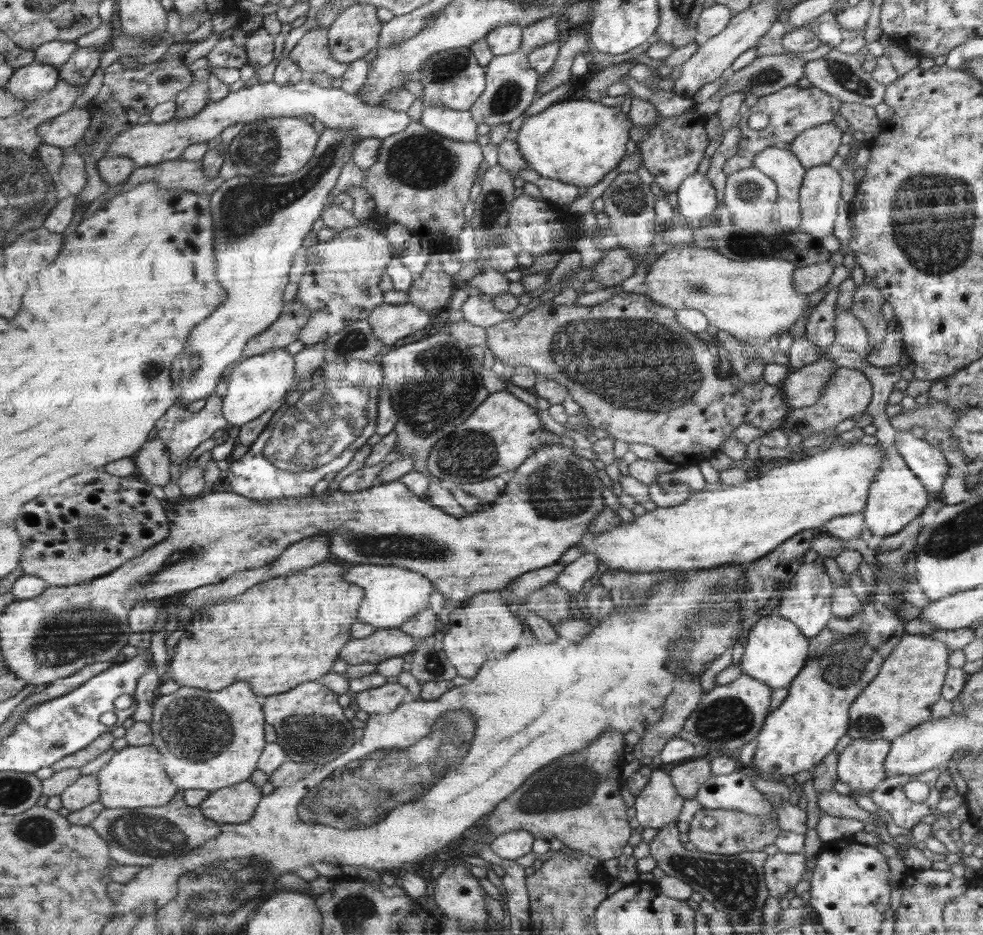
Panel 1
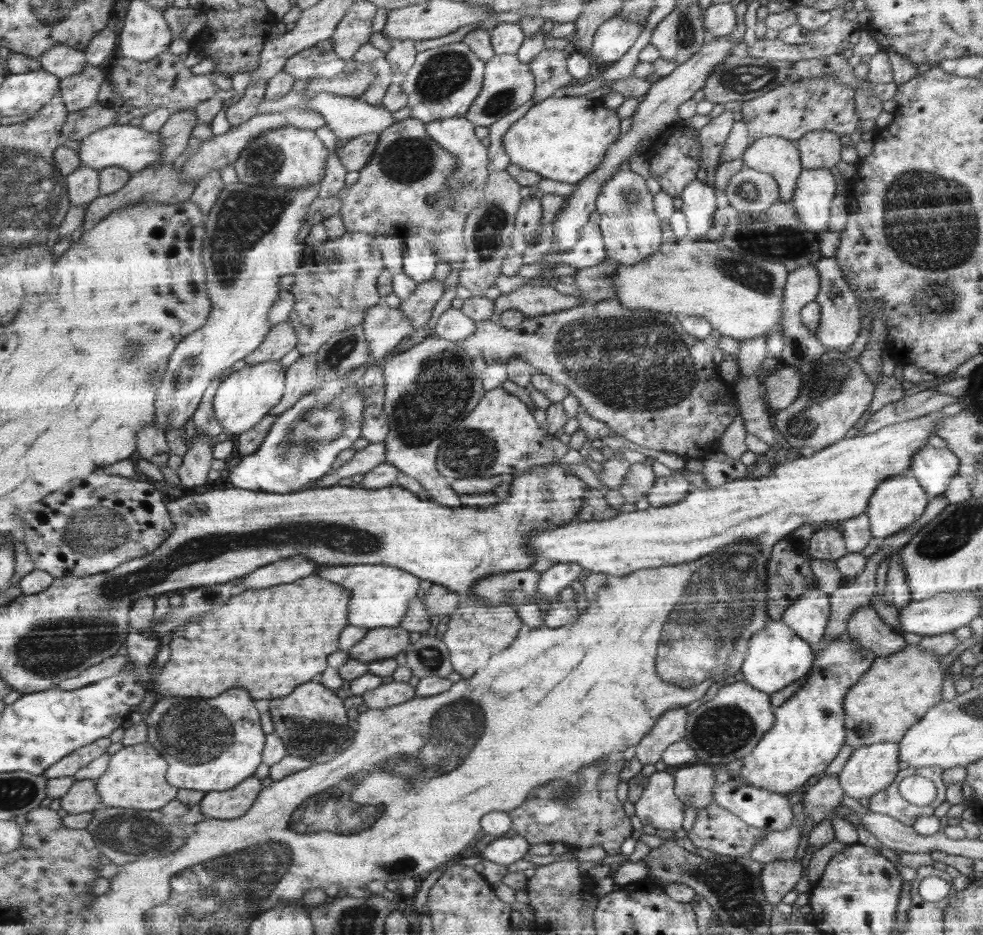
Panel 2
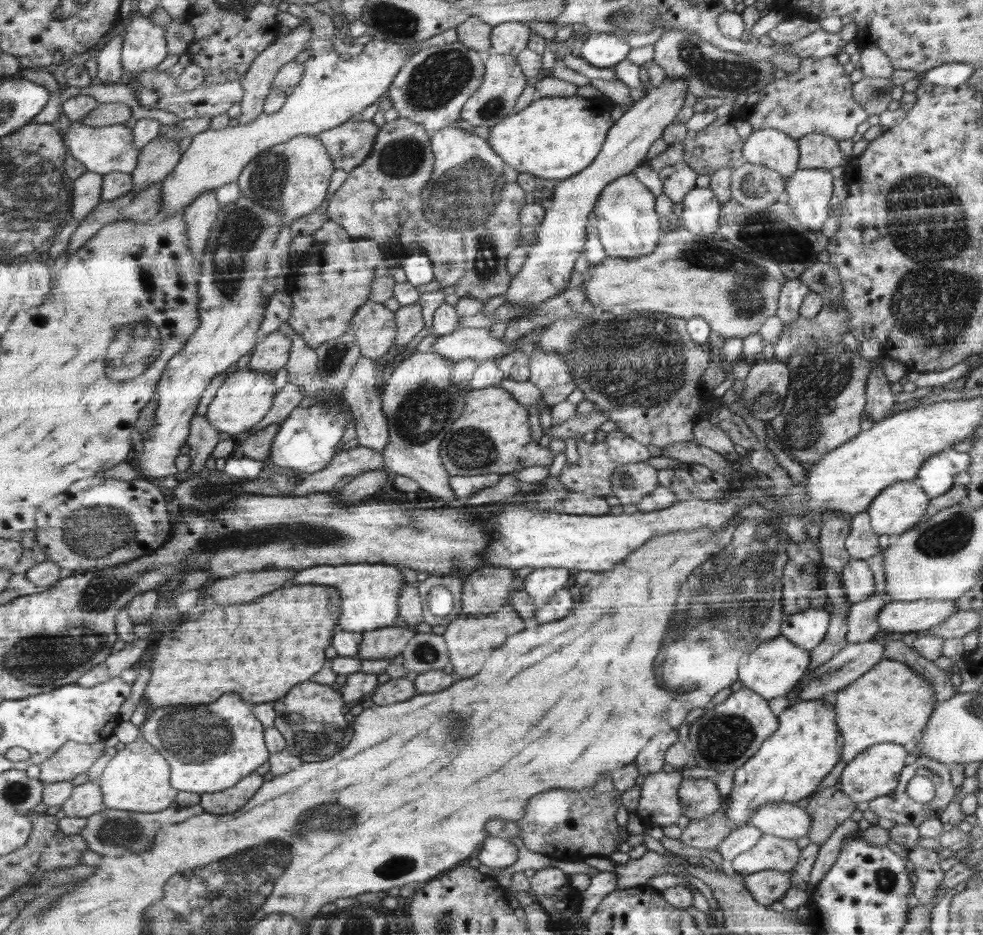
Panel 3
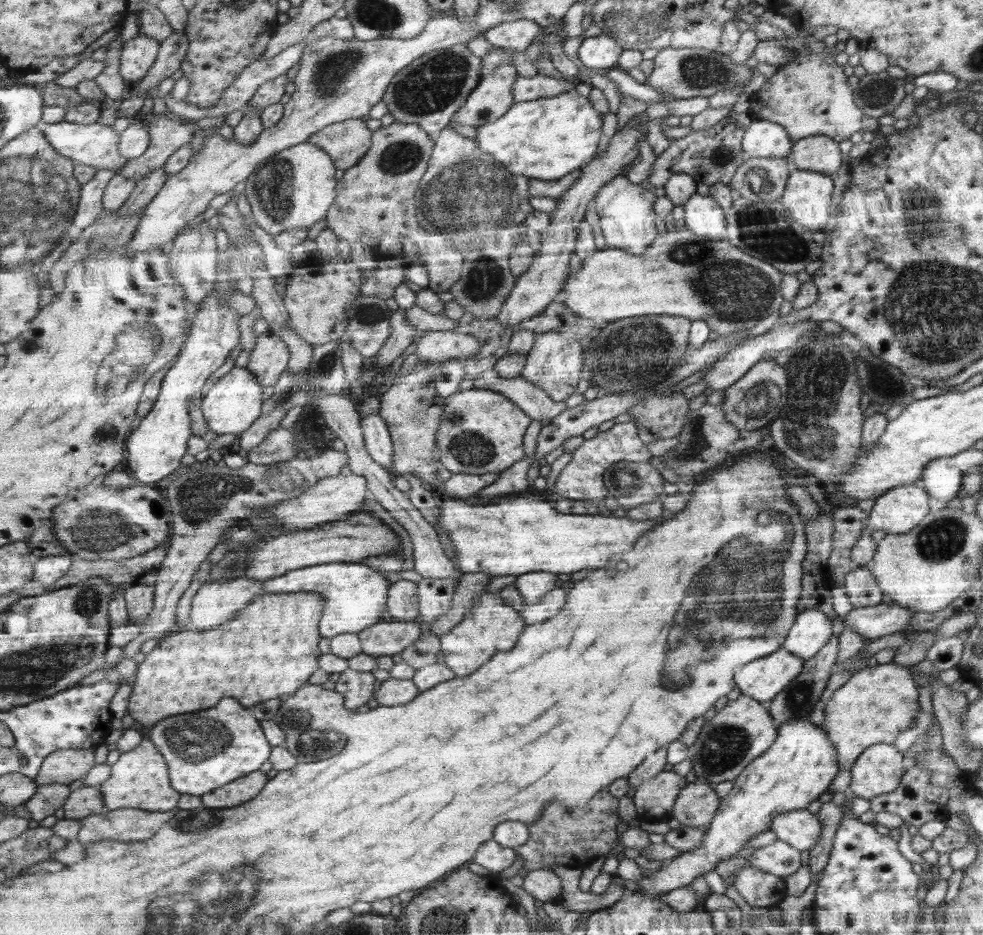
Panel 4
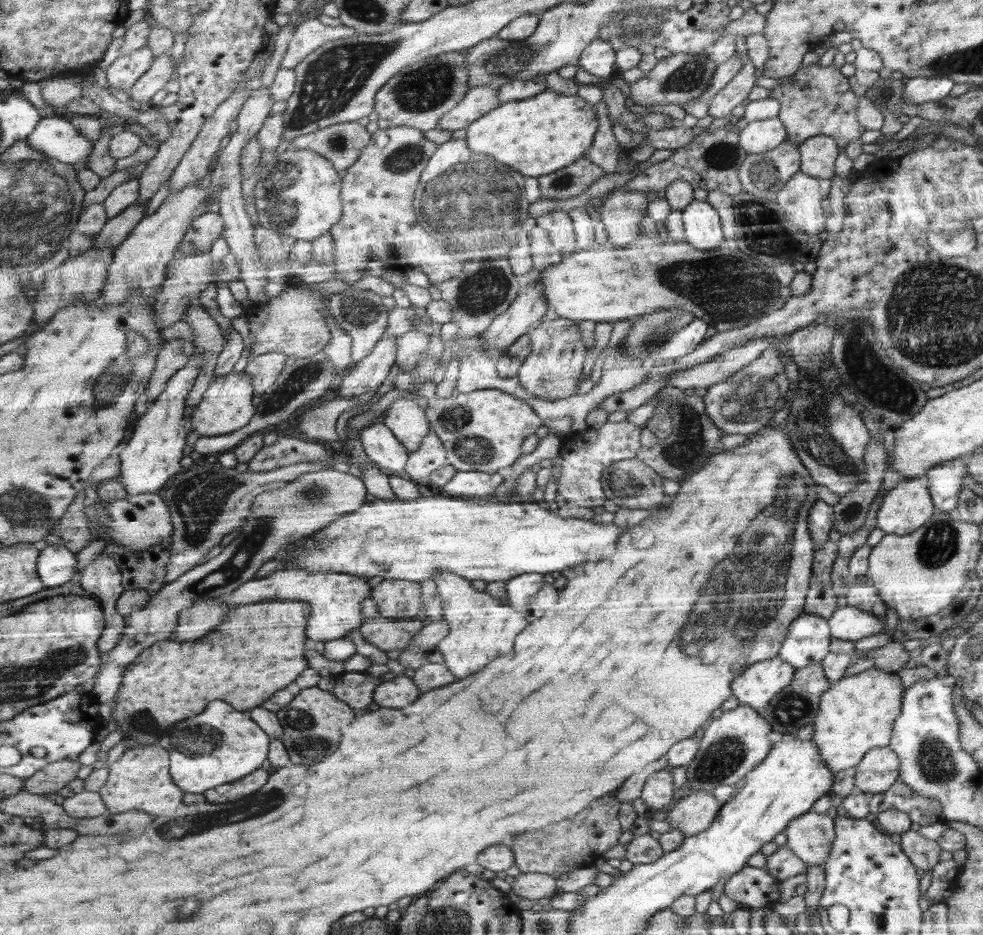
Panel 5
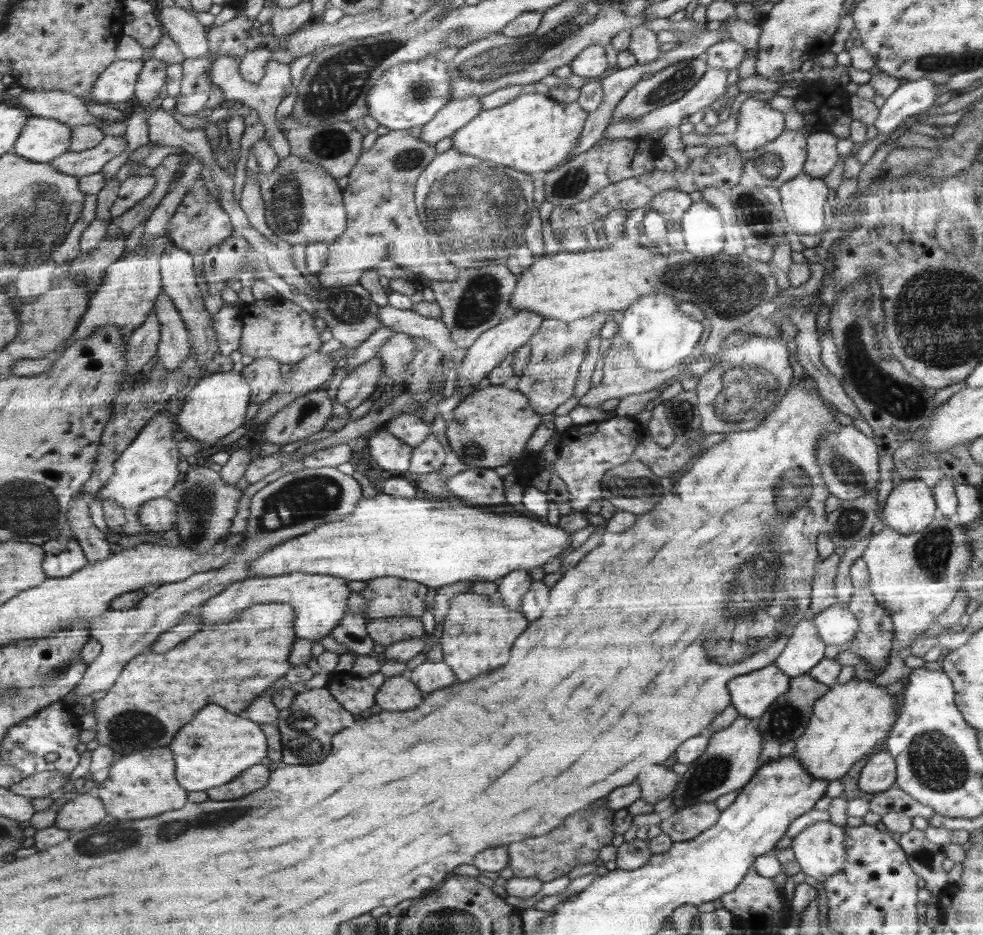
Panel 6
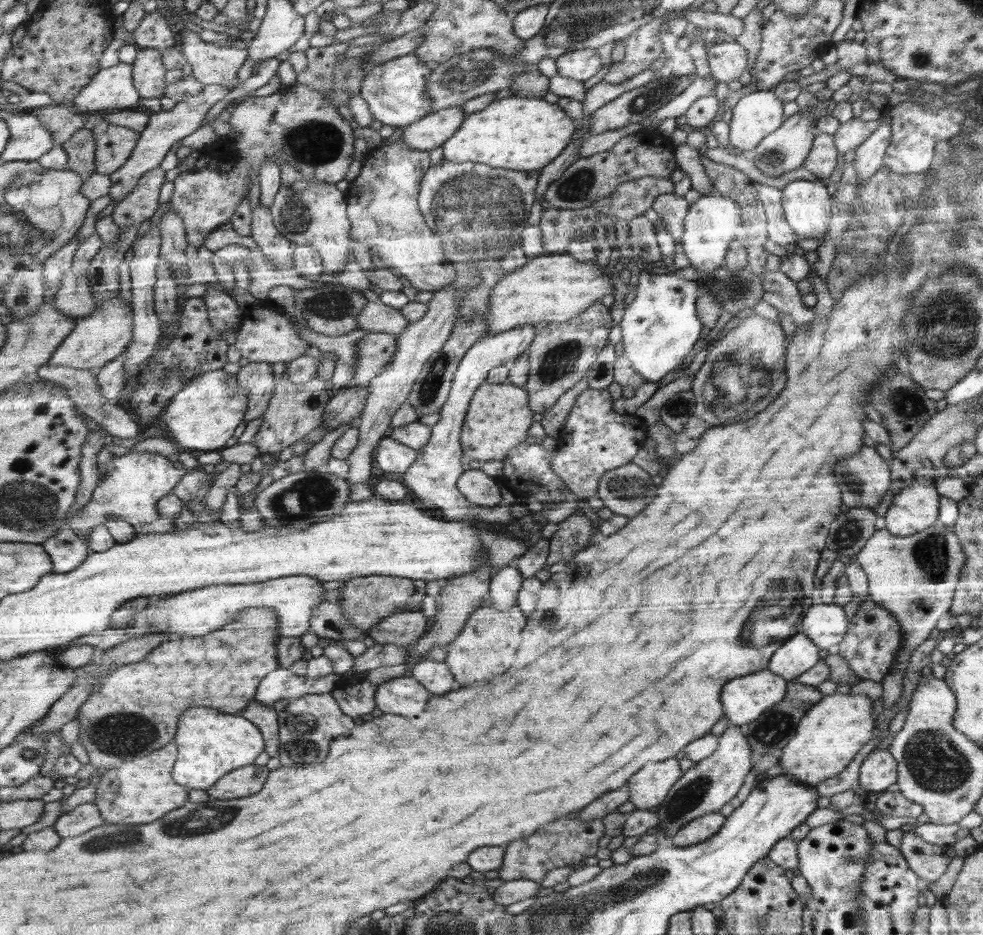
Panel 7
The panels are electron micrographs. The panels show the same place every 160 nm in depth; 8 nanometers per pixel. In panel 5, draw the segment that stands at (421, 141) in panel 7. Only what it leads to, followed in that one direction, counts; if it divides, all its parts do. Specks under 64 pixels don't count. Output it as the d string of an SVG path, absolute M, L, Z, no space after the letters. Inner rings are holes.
M484 85L470 89L465 98L439 120L438 130L453 132L469 127L481 116L489 114L490 111L501 106L499 89Z

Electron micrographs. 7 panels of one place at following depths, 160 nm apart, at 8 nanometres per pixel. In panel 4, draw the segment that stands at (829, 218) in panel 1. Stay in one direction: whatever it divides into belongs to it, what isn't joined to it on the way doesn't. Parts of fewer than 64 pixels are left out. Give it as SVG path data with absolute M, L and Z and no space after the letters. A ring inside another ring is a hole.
M796 169L789 174L782 199L788 216L811 231L824 230L830 217L832 178L816 171Z

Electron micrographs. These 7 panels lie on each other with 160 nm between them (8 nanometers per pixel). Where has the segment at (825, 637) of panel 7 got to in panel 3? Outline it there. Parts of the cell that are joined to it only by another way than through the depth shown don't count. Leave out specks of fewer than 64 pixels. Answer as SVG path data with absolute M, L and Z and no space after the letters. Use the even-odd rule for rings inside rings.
M893 600L878 613L877 623L882 632L924 632L939 626L958 611L959 606L955 600Z

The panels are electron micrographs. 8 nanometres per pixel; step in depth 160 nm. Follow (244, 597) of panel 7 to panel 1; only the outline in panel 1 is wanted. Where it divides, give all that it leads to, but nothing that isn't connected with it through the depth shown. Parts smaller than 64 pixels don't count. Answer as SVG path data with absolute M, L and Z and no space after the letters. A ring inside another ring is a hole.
M354 566L350 568L350 576L346 580L354 584L362 584L366 590L362 604L362 622L375 626L377 629L400 627L414 615L428 608L428 600L432 594L432 583L422 573L412 572L410 569L399 566Z

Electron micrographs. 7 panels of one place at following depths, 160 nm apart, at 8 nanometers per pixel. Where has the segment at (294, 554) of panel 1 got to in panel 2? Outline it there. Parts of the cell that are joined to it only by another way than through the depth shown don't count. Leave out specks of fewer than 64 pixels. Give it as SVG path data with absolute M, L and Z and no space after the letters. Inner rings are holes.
M293 556L290 560L280 559L276 563L257 568L249 575L237 579L238 590L258 590L270 584L286 584L286 582L292 582L292 580L314 573L317 568L318 564L314 564L313 560L304 558L304 556Z

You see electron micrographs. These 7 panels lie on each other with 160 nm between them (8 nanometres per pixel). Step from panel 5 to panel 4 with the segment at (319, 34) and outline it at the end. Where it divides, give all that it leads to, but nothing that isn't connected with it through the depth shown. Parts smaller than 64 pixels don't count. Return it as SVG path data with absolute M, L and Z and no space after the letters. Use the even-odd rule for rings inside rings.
M312 32L308 33L305 36L305 39L302 42L299 42L295 46L290 46L285 48L279 54L276 54L274 58L270 58L268 62L266 60L256 60L252 62L252 64L248 64L242 72L234 79L234 82L224 90L224 92L220 95L220 98L208 108L198 108L196 105L187 103L184 99L177 100L172 96L171 93L166 95L165 102L167 103L167 108L171 112L174 112L177 115L183 116L183 118L191 119L191 120L200 120L203 117L217 117L220 115L228 115L230 112L234 112L234 110L243 110L245 106L249 103L249 100L254 96L256 89L264 82L268 80L272 80L280 75L286 75L288 70L300 62L303 56L303 50L306 45L309 45L311 42L314 42L316 39L320 37L315 37Z

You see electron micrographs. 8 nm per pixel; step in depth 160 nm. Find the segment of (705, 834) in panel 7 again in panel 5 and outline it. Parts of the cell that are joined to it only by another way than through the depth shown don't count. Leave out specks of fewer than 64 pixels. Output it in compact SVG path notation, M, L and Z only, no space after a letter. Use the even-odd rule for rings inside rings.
M702 790L684 796L674 808L660 817L666 820L672 829L691 837L712 826L720 814L721 807L717 797Z

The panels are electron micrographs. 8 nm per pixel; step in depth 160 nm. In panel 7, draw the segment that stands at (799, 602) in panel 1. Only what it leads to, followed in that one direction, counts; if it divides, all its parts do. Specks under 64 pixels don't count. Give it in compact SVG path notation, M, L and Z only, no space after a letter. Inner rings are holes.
M800 632L790 636L786 644L774 652L768 669L790 682L812 668L818 660L817 644L806 633Z

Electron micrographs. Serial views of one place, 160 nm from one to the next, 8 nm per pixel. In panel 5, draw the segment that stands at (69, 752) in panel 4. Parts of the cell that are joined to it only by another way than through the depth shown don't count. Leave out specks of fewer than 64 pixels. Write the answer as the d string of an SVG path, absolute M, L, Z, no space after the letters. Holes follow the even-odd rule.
M78 759L53 761L48 767L38 771L36 775L25 779L25 790L37 795L62 790L72 780L78 778L80 770L82 770L82 762Z

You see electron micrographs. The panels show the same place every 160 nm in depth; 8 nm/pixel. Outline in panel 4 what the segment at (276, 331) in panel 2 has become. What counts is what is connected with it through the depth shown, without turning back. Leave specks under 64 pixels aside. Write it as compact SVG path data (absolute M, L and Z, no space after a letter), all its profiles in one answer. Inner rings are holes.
M268 331L257 336L247 368L257 376L262 385L270 386L276 384L288 369L289 359L288 345L281 337Z

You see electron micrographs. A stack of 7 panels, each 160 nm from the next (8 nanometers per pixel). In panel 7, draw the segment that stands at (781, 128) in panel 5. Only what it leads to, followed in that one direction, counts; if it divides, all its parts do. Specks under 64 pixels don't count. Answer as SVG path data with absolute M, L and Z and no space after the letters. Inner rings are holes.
M768 89L755 91L742 97L732 109L729 144L741 152L751 151L782 123L782 102L774 92Z

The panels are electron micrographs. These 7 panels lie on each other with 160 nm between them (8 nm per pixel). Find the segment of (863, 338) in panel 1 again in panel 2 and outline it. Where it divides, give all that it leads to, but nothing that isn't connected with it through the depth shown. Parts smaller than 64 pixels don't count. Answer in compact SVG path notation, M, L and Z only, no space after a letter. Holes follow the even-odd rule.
M823 256L814 266L818 269L820 277L819 293L815 297L815 301L821 308L819 328L814 334L826 348L847 350L858 338L861 329L858 296L850 289L848 282L843 279L844 274L834 257L826 258Z

